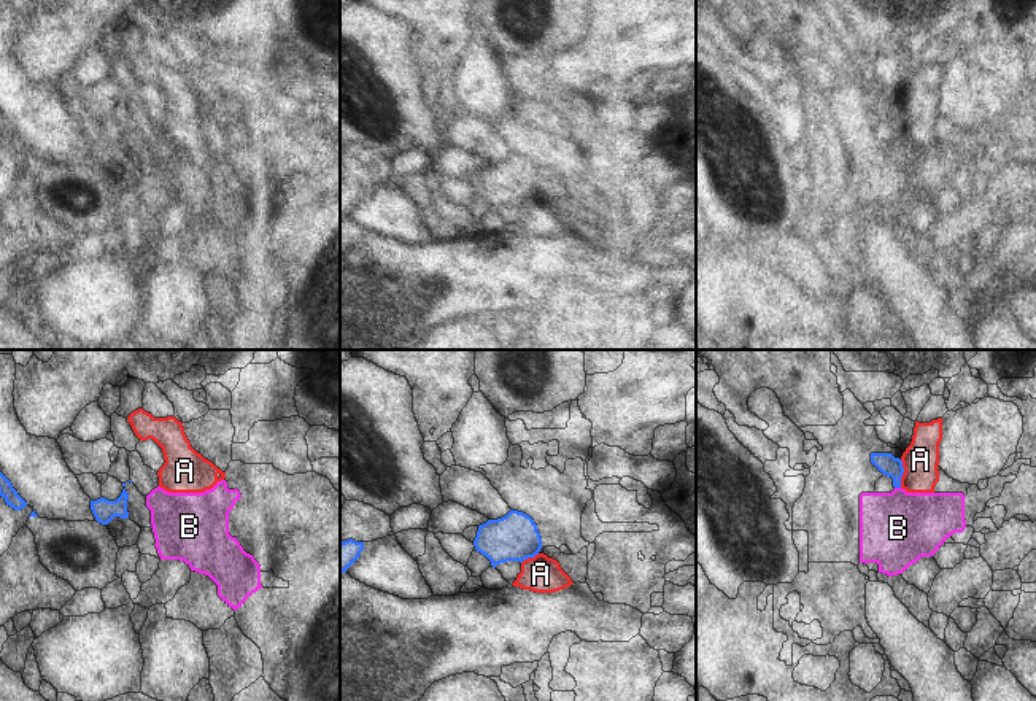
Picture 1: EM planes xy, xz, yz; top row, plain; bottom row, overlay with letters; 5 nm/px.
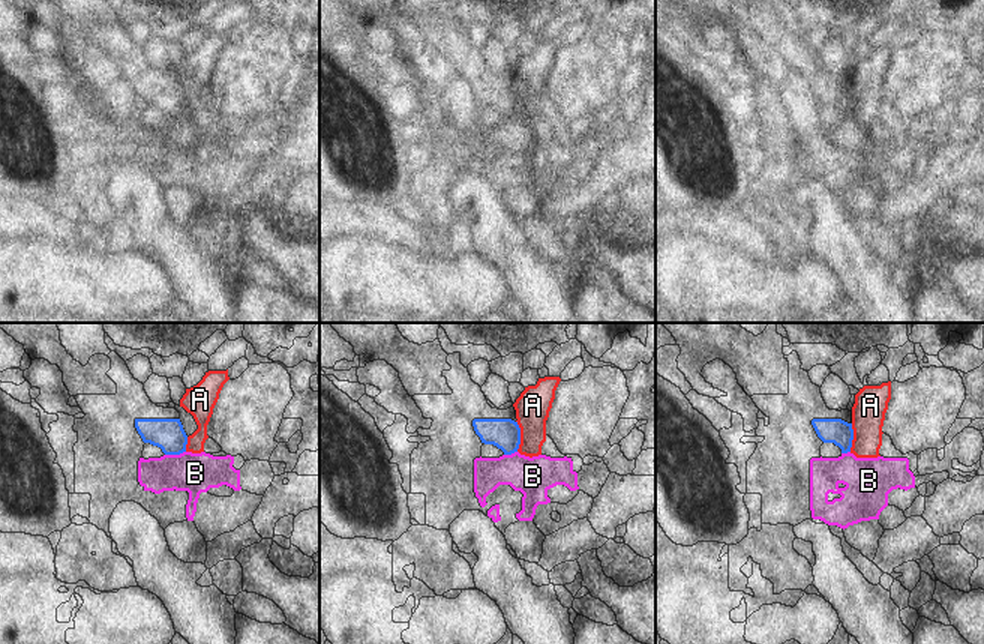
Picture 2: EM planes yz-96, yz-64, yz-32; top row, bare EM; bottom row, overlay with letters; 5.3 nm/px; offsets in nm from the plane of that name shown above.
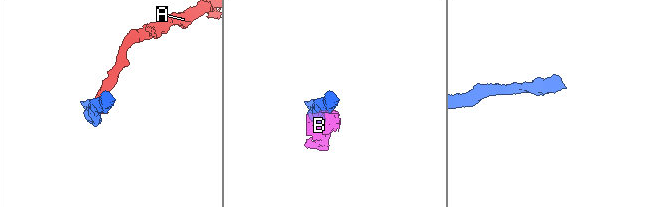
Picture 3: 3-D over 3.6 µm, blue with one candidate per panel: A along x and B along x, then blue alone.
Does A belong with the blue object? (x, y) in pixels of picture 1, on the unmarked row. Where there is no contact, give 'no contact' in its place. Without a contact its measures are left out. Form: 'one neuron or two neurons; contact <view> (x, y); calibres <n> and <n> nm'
two neurons; contact yz (903, 116); calibres 110 and 190 nm

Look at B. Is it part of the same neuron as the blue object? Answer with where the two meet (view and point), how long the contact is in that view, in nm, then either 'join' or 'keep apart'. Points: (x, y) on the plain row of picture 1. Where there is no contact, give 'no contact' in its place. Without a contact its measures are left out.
yz (898, 131) | 30 nm | keep apart

